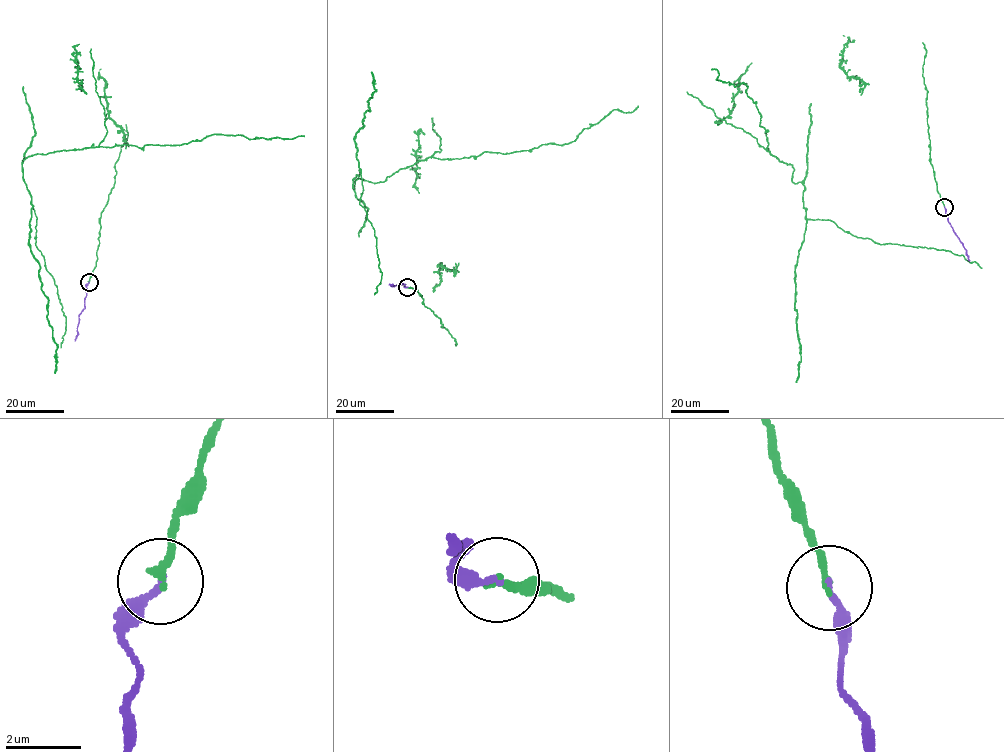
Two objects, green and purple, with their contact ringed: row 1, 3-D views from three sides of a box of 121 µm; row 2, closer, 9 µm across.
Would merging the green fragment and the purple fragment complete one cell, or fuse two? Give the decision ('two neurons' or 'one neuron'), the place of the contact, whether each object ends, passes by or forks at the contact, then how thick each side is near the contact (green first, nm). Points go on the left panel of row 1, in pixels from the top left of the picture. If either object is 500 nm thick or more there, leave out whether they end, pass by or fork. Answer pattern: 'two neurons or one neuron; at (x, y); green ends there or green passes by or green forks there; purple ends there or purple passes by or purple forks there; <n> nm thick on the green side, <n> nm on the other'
one neuron; at (89, 282); green ends there; purple ends there; 200 nm thick on the green side, 220 nm on the other

